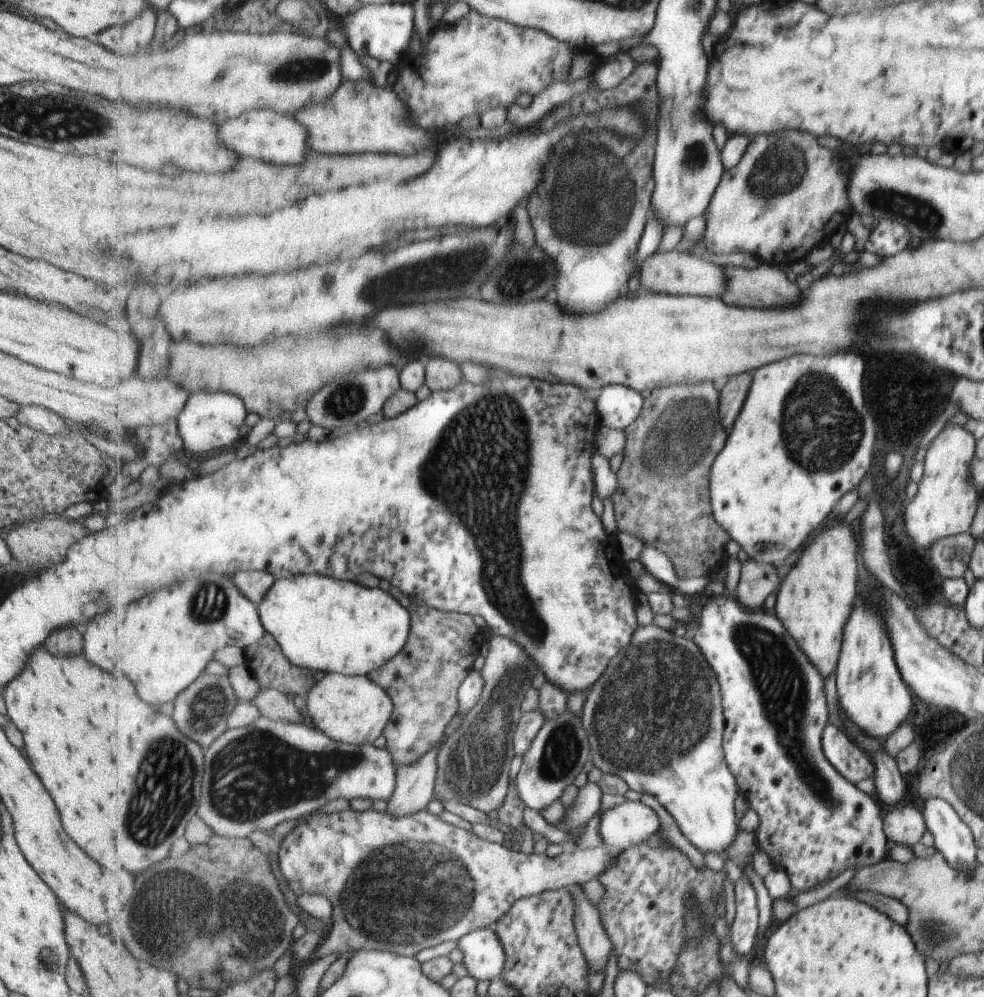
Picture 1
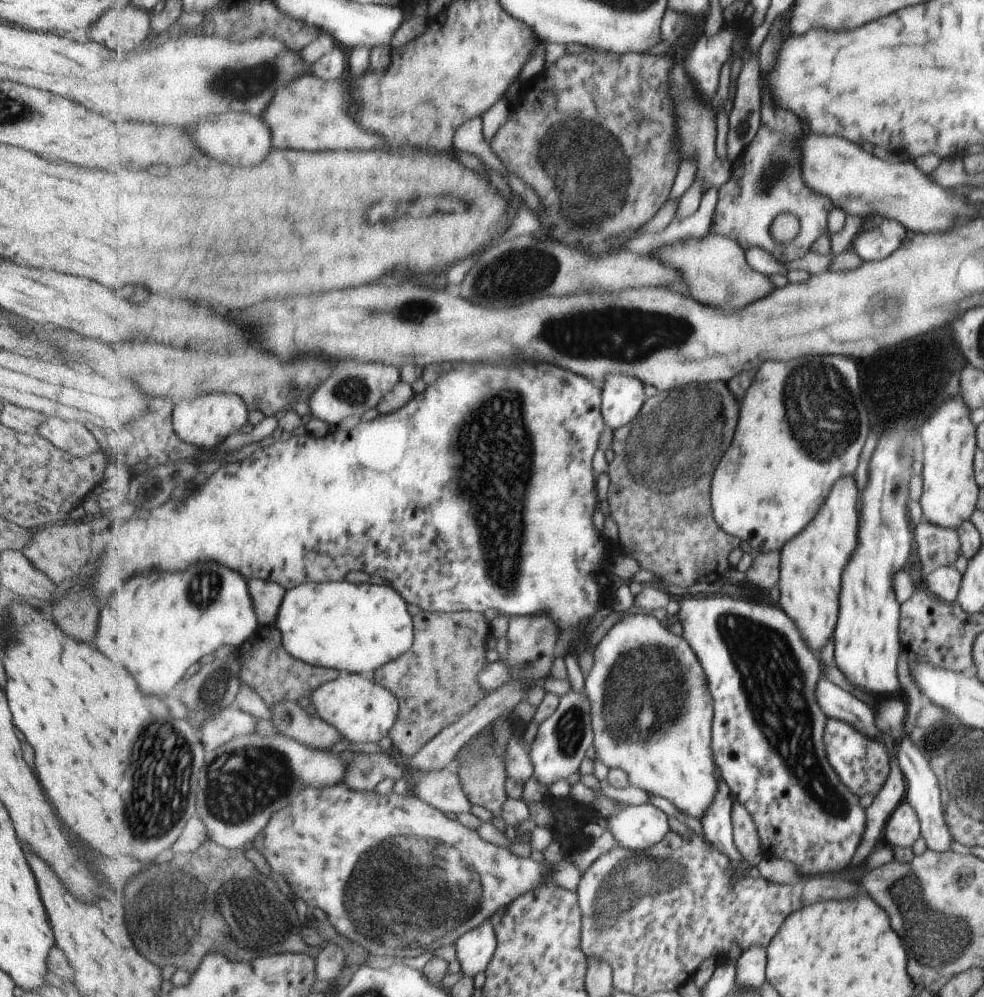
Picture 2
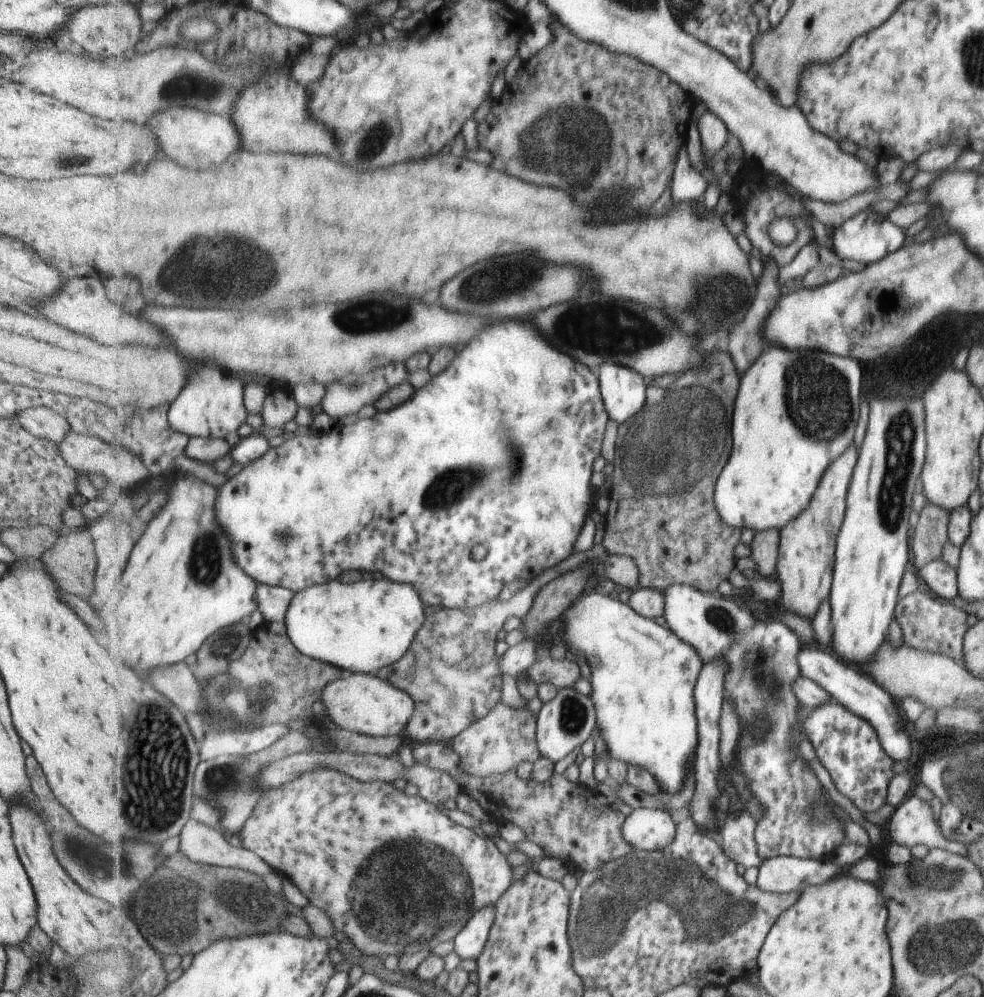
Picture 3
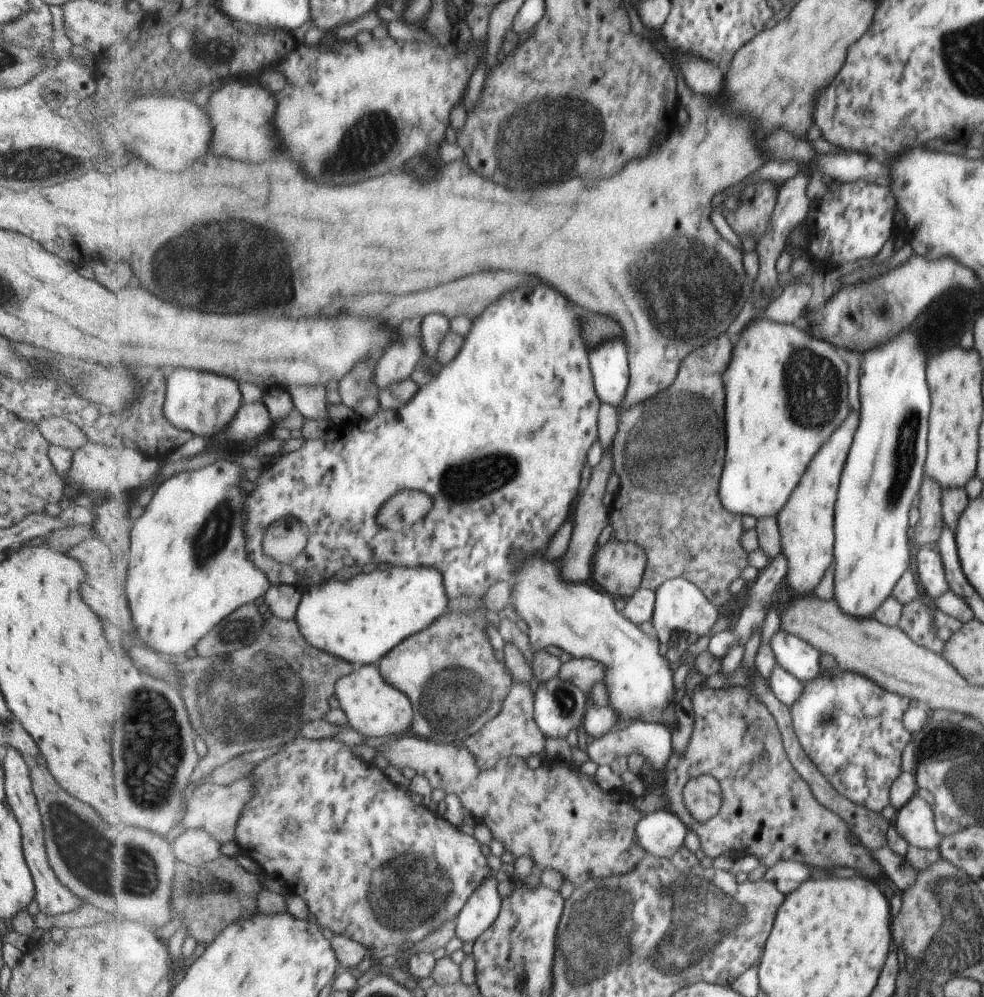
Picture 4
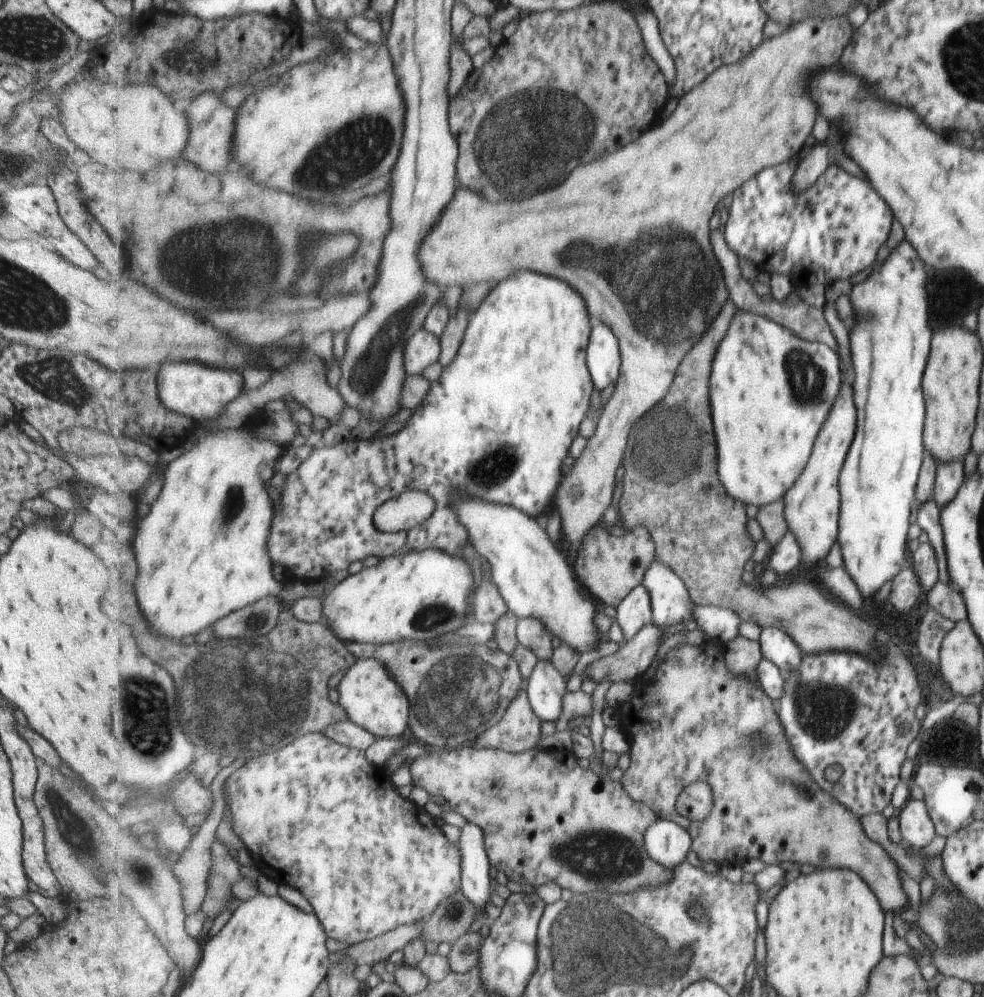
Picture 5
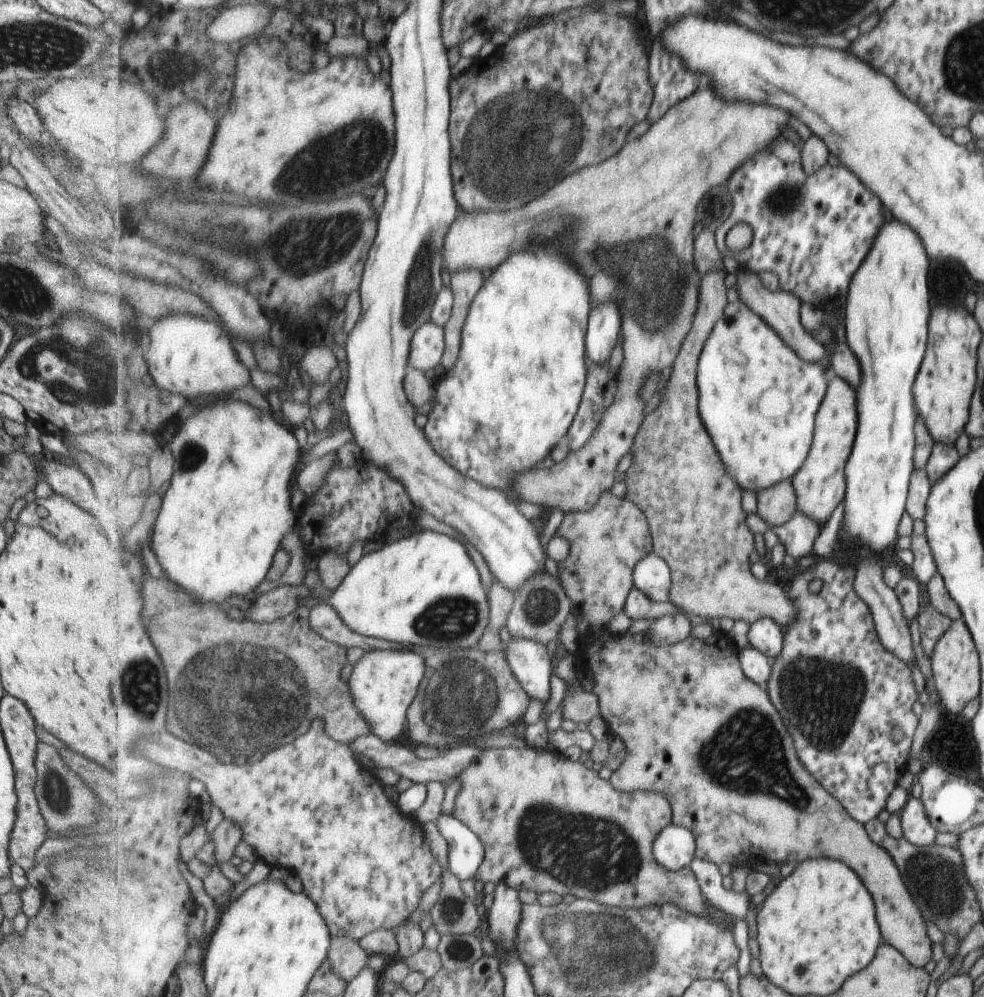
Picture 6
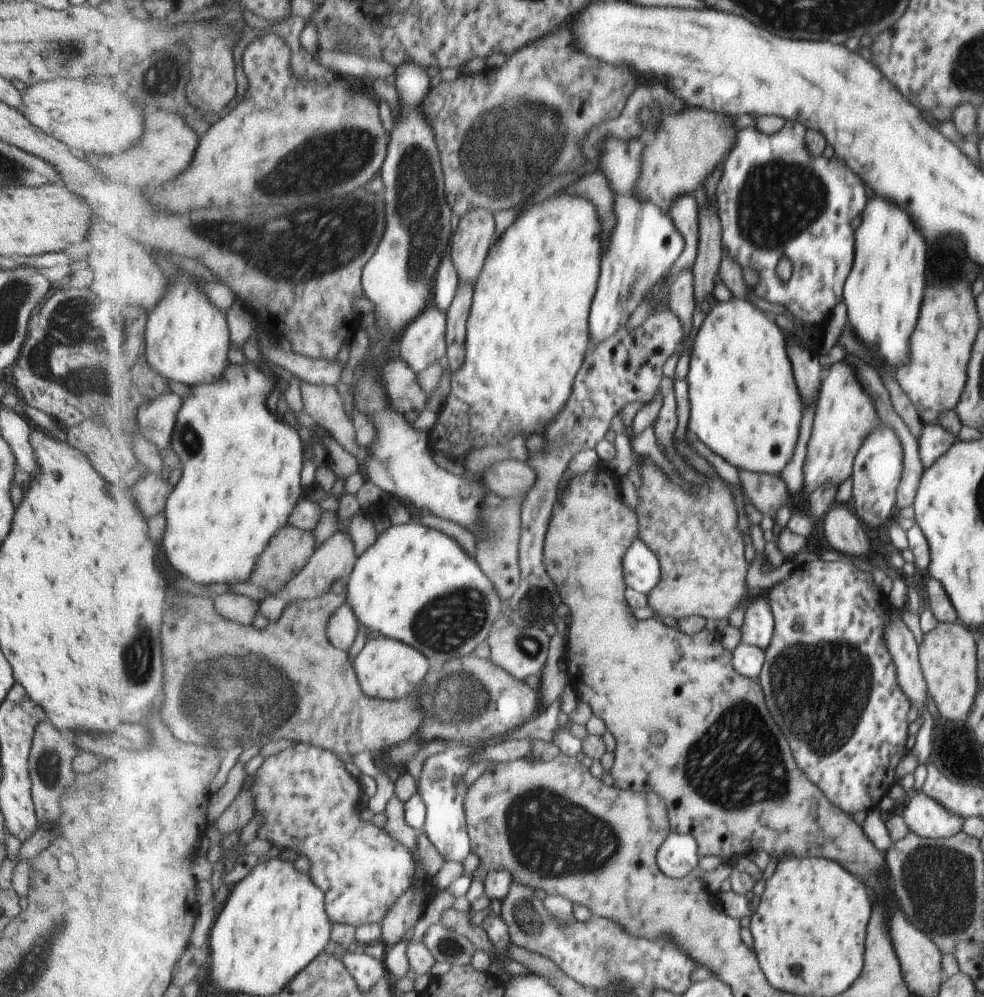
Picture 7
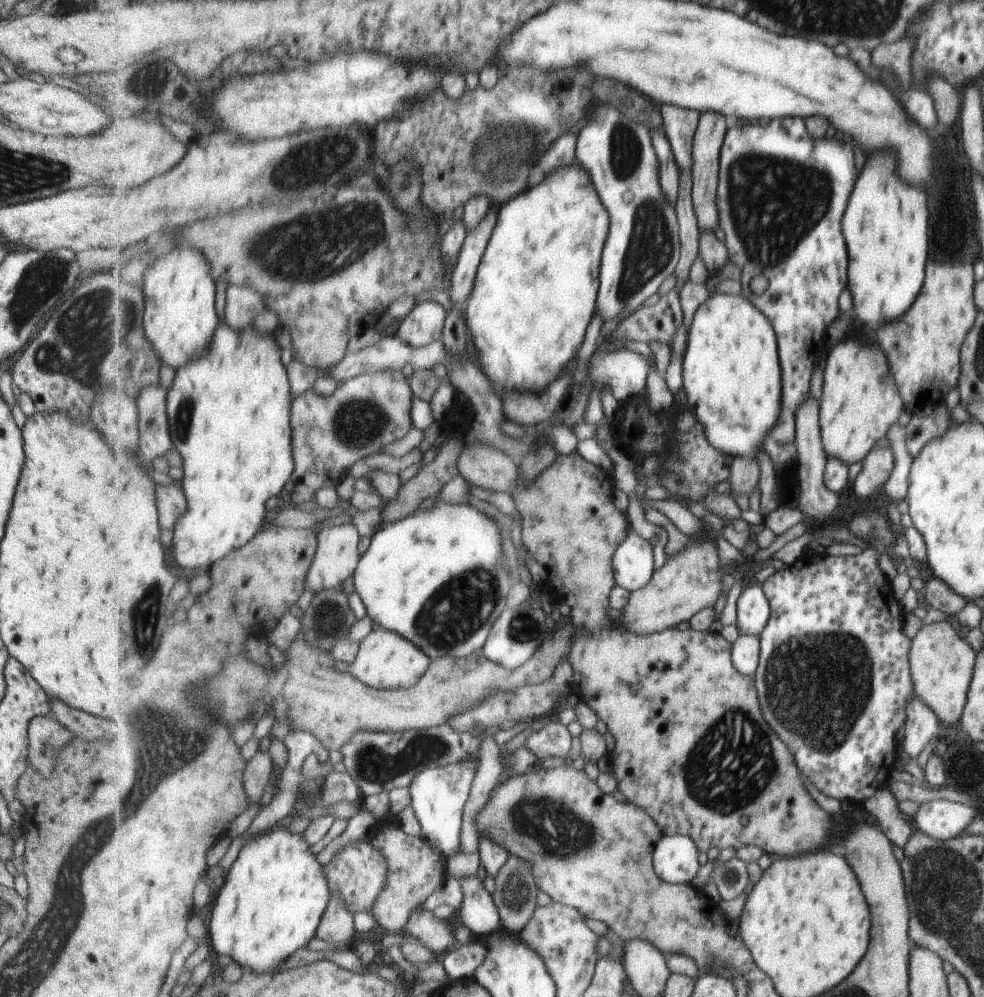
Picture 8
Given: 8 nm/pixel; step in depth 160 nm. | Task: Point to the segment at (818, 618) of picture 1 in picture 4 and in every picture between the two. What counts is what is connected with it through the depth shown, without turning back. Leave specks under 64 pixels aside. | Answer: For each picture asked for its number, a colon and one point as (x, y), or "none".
2: (810, 569)
3: (806, 554)
4: (806, 527)

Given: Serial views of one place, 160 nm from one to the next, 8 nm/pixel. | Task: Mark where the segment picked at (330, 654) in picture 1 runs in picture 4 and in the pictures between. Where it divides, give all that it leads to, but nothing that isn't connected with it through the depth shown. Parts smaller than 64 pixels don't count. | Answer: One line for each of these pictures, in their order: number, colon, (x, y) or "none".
2: (356, 628)
3: (365, 626)
4: (363, 620)

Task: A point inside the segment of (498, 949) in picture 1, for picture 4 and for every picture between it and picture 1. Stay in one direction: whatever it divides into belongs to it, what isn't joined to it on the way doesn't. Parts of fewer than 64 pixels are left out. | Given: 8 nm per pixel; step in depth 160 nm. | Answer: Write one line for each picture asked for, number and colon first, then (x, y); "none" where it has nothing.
2: (475, 950)
3: (471, 942)
4: (482, 912)

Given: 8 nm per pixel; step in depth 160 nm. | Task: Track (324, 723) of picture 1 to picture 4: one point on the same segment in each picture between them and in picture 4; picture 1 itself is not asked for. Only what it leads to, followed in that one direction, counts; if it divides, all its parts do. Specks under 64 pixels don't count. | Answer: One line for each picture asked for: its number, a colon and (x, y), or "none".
2: (363, 710)
3: (365, 703)
4: (375, 707)

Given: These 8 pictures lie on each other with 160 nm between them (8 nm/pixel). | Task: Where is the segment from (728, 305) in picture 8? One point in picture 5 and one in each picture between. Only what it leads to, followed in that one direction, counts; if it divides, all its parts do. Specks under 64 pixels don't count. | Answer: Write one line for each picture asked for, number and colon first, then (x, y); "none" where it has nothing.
5: (772, 391)
6: (764, 424)
7: (745, 406)

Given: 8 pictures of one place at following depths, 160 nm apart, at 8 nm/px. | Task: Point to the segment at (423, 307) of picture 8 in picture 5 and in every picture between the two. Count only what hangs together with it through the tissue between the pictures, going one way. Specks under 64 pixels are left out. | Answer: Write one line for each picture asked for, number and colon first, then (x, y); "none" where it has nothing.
5: (424, 349)
6: (429, 347)
7: (425, 341)

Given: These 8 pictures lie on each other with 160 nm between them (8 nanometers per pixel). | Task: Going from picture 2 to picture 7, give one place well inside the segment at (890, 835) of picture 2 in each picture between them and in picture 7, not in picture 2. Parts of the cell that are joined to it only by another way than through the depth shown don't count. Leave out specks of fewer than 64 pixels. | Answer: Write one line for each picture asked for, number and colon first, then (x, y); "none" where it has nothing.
3: (912, 823)
4: (915, 822)
5: (917, 829)
6: (916, 828)
7: (926, 817)

